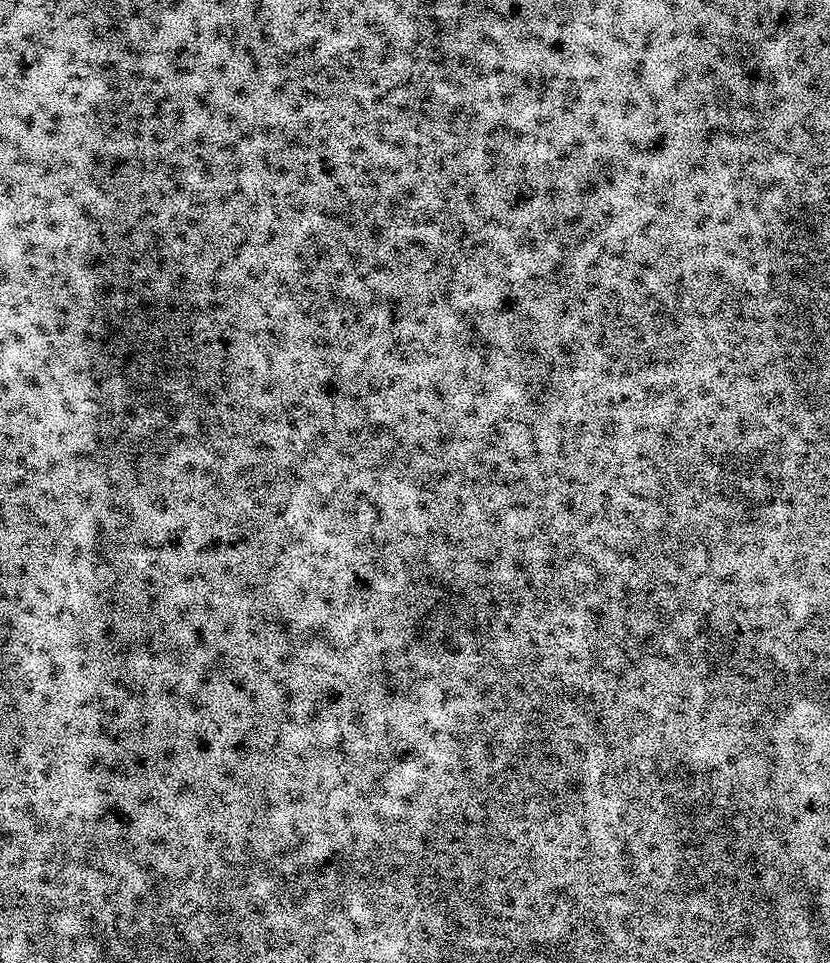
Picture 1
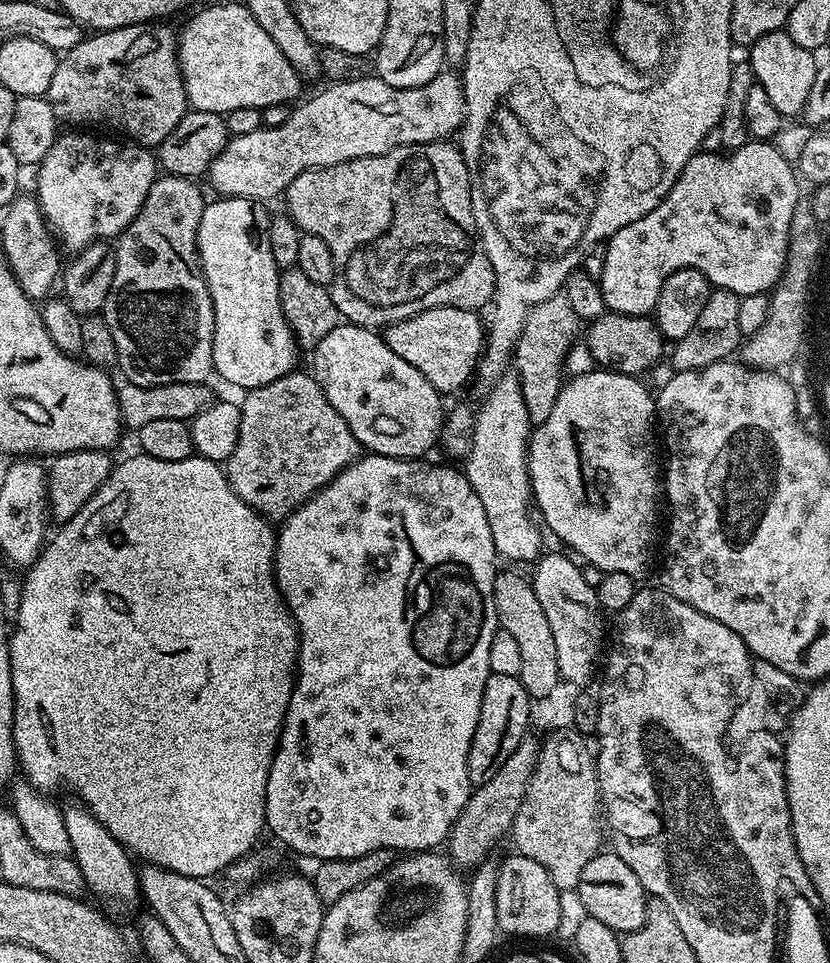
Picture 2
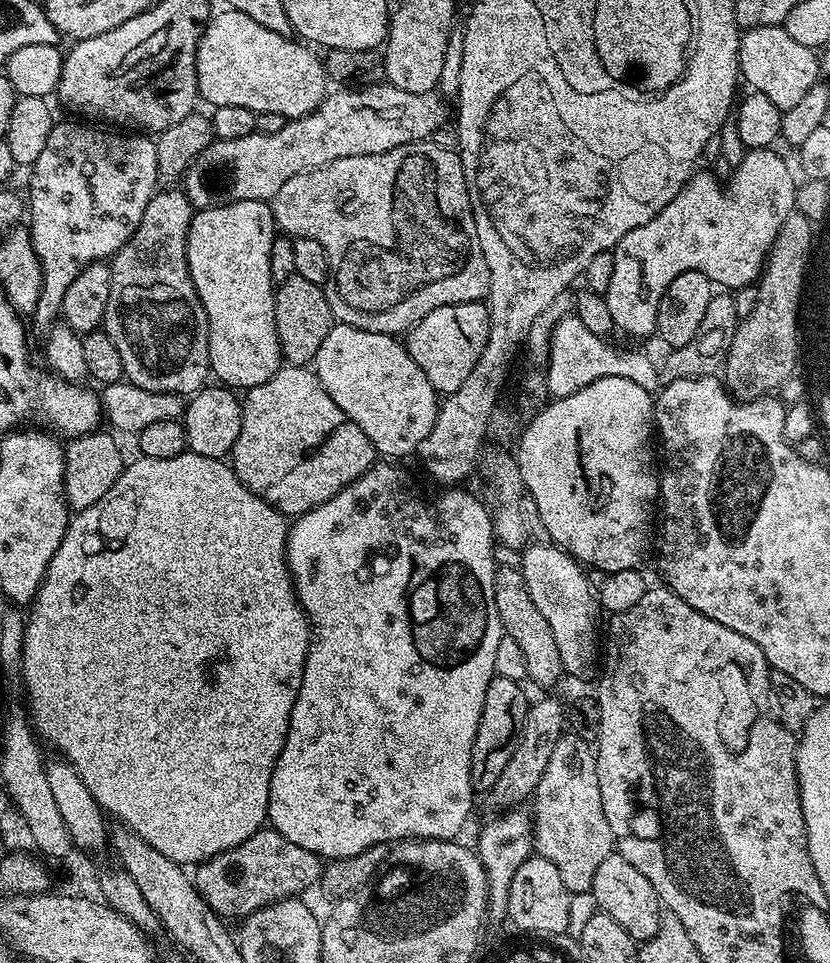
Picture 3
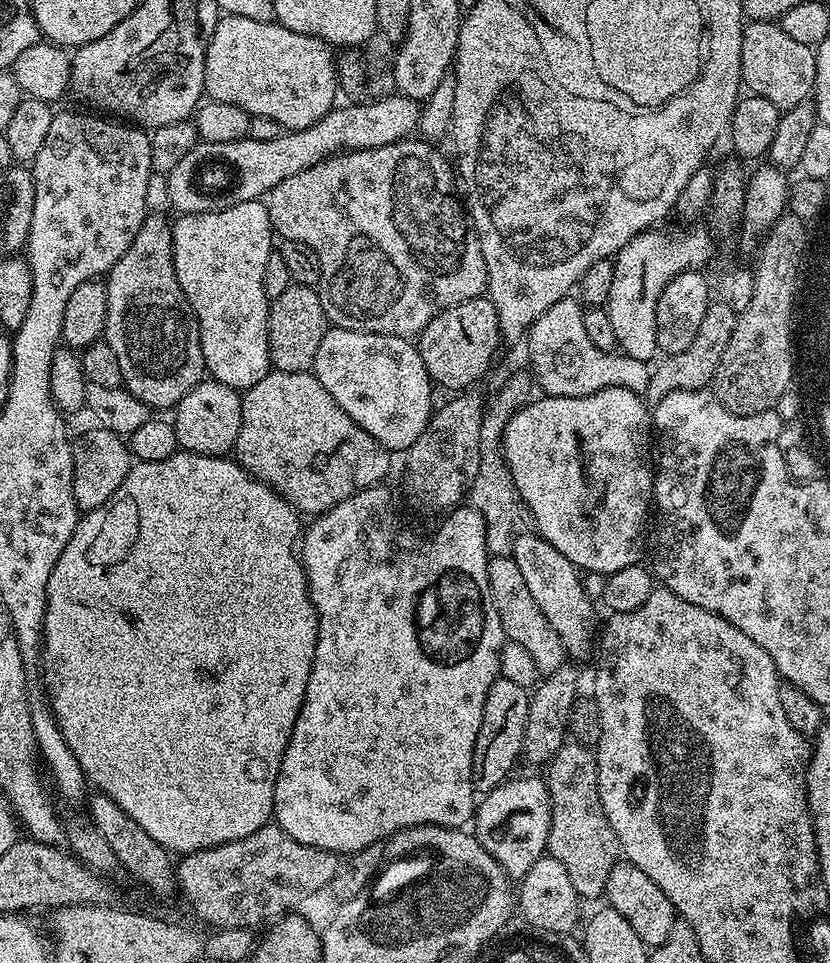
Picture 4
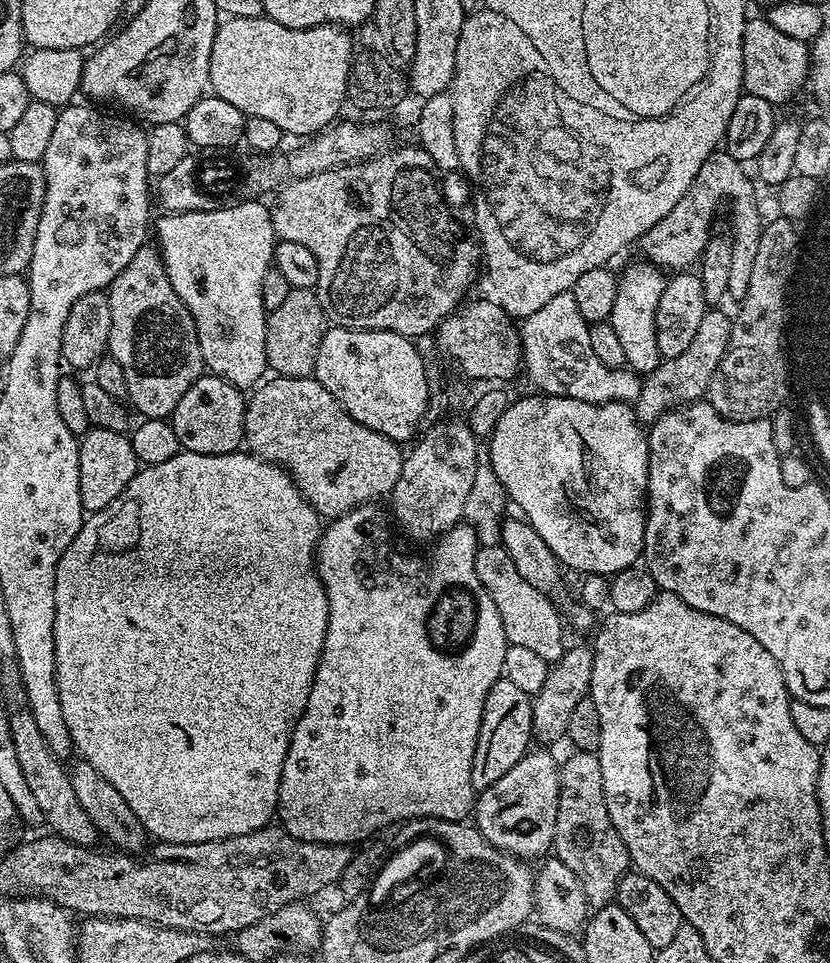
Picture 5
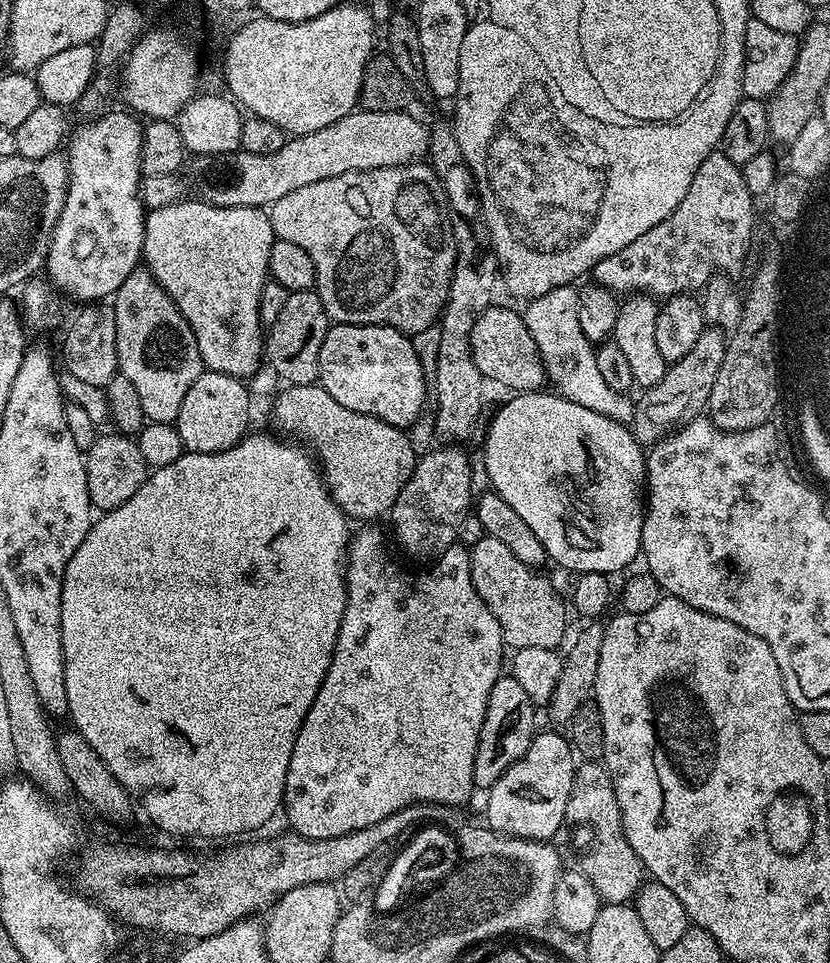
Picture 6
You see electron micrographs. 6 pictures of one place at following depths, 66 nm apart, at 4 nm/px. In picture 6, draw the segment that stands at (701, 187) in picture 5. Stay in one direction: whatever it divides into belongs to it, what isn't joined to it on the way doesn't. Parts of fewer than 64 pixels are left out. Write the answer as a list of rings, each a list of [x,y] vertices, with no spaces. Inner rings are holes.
[[[714,151],[706,158],[706,162],[702,162],[702,166],[698,166],[698,174],[694,174],[694,182],[690,182],[690,190],[686,190],[686,198],[682,198],[682,202],[678,202],[675,212],[670,213],[662,222],[658,222],[658,226],[646,230],[646,234],[642,234],[642,238],[634,238],[634,242],[630,242],[630,246],[622,246],[622,250],[618,250],[618,254],[610,254],[610,258],[602,258],[602,262],[598,262],[592,267],[591,279],[615,294],[624,292],[623,294],[647,294],[653,298],[667,298],[681,294],[699,293],[713,276],[720,273],[728,274],[730,264],[736,264],[736,260],[746,260],[749,255],[748,247],[752,248],[754,244],[752,227],[756,224],[756,208],[752,203],[754,203],[754,197],[752,191],[746,186],[741,165],[730,162],[730,158],[726,158],[724,152]]]

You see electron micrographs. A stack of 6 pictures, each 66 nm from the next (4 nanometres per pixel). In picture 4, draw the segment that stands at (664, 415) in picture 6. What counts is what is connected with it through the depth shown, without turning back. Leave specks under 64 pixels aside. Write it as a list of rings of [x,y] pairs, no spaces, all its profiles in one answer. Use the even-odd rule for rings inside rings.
[[[728,302],[709,303],[706,314],[702,317],[702,326],[698,326],[698,335],[694,342],[690,342],[689,348],[682,350],[682,354],[664,356],[661,364],[651,369],[647,395],[657,401],[674,390],[707,389],[718,370],[718,362],[726,350],[726,342],[730,342],[730,334],[734,334],[736,314]]]

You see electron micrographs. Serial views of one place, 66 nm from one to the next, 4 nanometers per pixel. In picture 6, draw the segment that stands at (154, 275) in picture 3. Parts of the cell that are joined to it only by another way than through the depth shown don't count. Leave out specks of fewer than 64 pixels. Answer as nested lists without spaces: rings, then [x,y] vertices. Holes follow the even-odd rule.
[[[137,266],[130,278],[126,278],[122,286],[118,286],[110,307],[114,310],[118,326],[119,375],[130,378],[130,383],[134,385],[145,421],[154,424],[175,424],[178,410],[182,410],[182,398],[186,398],[186,390],[190,390],[190,386],[194,386],[194,382],[198,382],[198,378],[206,371],[202,354],[198,354],[194,330],[190,330],[186,318],[180,313],[170,294],[166,294],[164,287],[144,266]]]

